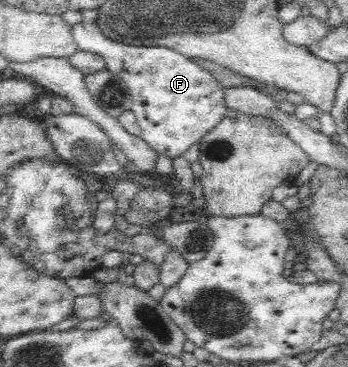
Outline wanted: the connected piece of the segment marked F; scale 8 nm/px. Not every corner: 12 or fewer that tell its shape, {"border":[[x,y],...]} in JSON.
{"border":[[71,26],[128,84],[140,137],[178,158],[226,115],[224,87],[174,49]]}

